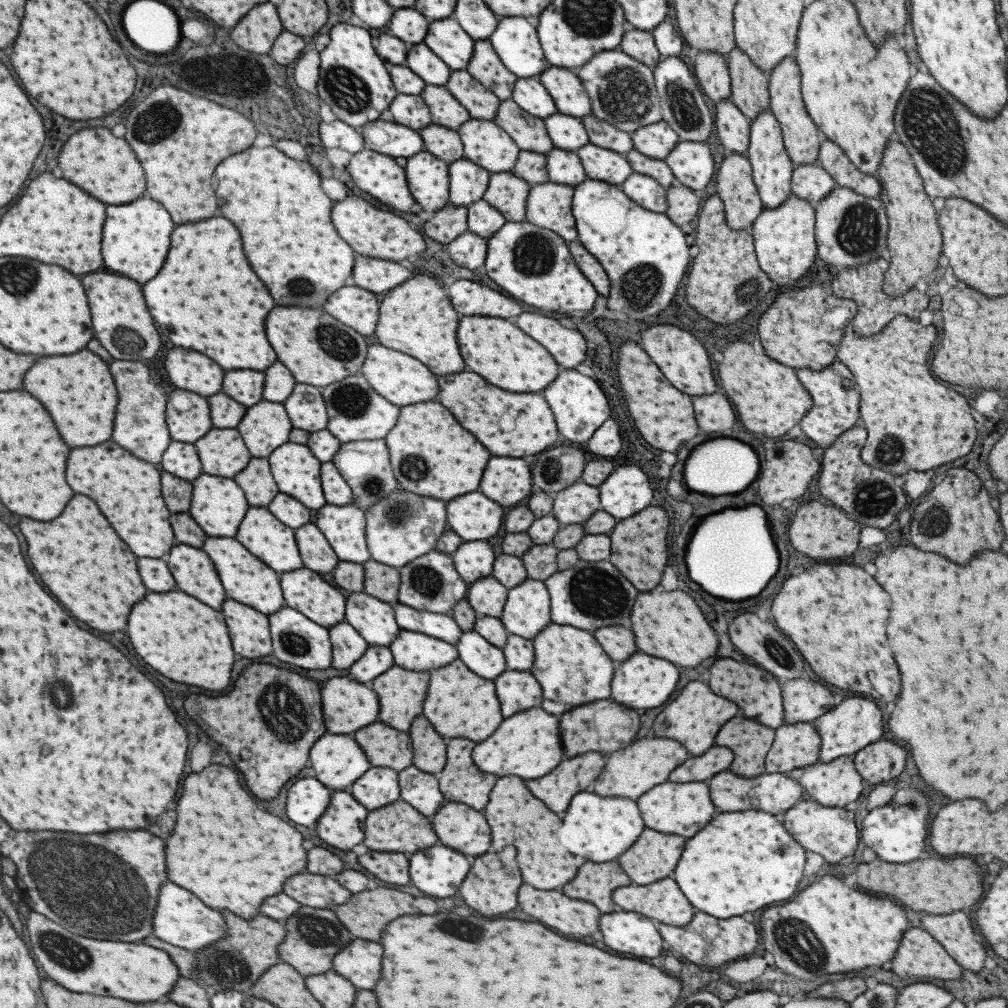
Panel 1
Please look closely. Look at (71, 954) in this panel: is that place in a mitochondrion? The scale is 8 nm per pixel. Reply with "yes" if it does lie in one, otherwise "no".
yes

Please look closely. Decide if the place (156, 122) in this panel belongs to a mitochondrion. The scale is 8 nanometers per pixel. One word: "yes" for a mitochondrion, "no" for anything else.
yes

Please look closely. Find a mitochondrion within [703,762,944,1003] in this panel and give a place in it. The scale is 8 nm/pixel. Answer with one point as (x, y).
(797, 939)

